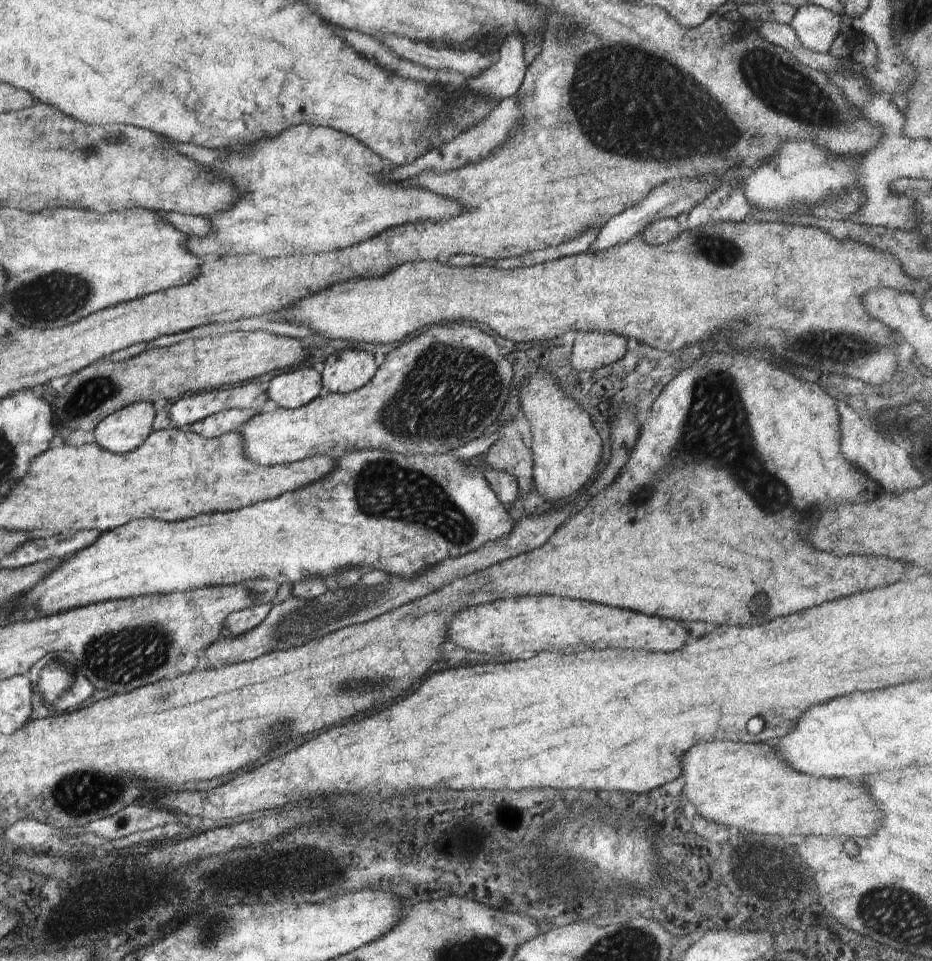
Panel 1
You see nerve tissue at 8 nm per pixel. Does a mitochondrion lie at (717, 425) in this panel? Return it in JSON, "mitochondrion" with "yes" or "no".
{"mitochondrion":"yes"}

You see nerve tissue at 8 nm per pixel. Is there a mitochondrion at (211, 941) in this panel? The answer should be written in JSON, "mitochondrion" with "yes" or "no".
{"mitochondrion":"yes"}

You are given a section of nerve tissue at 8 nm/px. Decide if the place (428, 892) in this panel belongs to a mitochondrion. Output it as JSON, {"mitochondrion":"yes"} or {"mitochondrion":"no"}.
{"mitochondrion":"no"}

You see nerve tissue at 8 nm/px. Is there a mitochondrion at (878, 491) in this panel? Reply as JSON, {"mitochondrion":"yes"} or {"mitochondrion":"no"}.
{"mitochondrion":"no"}

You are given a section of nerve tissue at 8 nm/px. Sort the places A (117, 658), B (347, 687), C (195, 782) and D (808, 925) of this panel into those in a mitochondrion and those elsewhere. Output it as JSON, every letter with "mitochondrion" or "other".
{"A":"mitochondrion","B":"other","C":"other","D":"other"}

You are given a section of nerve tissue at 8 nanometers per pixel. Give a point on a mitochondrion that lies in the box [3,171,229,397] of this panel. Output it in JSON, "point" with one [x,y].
{"point":[51,297]}

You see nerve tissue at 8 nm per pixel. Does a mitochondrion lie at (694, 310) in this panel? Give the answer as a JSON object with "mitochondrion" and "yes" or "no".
{"mitochondrion":"no"}

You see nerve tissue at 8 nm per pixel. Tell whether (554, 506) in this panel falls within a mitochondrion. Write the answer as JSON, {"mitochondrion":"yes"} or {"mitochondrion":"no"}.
{"mitochondrion":"no"}

